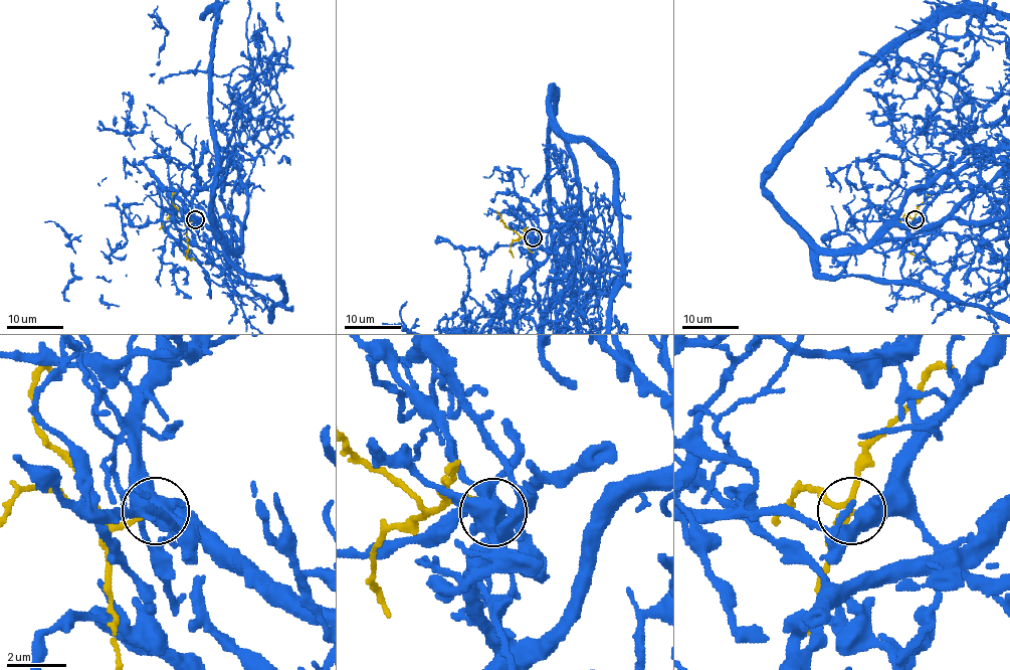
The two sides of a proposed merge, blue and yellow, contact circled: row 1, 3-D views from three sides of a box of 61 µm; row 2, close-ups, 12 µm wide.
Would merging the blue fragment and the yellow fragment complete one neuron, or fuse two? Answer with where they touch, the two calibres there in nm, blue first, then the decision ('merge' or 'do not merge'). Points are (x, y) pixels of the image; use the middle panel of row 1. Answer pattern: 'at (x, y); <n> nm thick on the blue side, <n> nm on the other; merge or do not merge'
at (533, 237); 460 nm thick on the blue side, 180 nm on the other; merge

